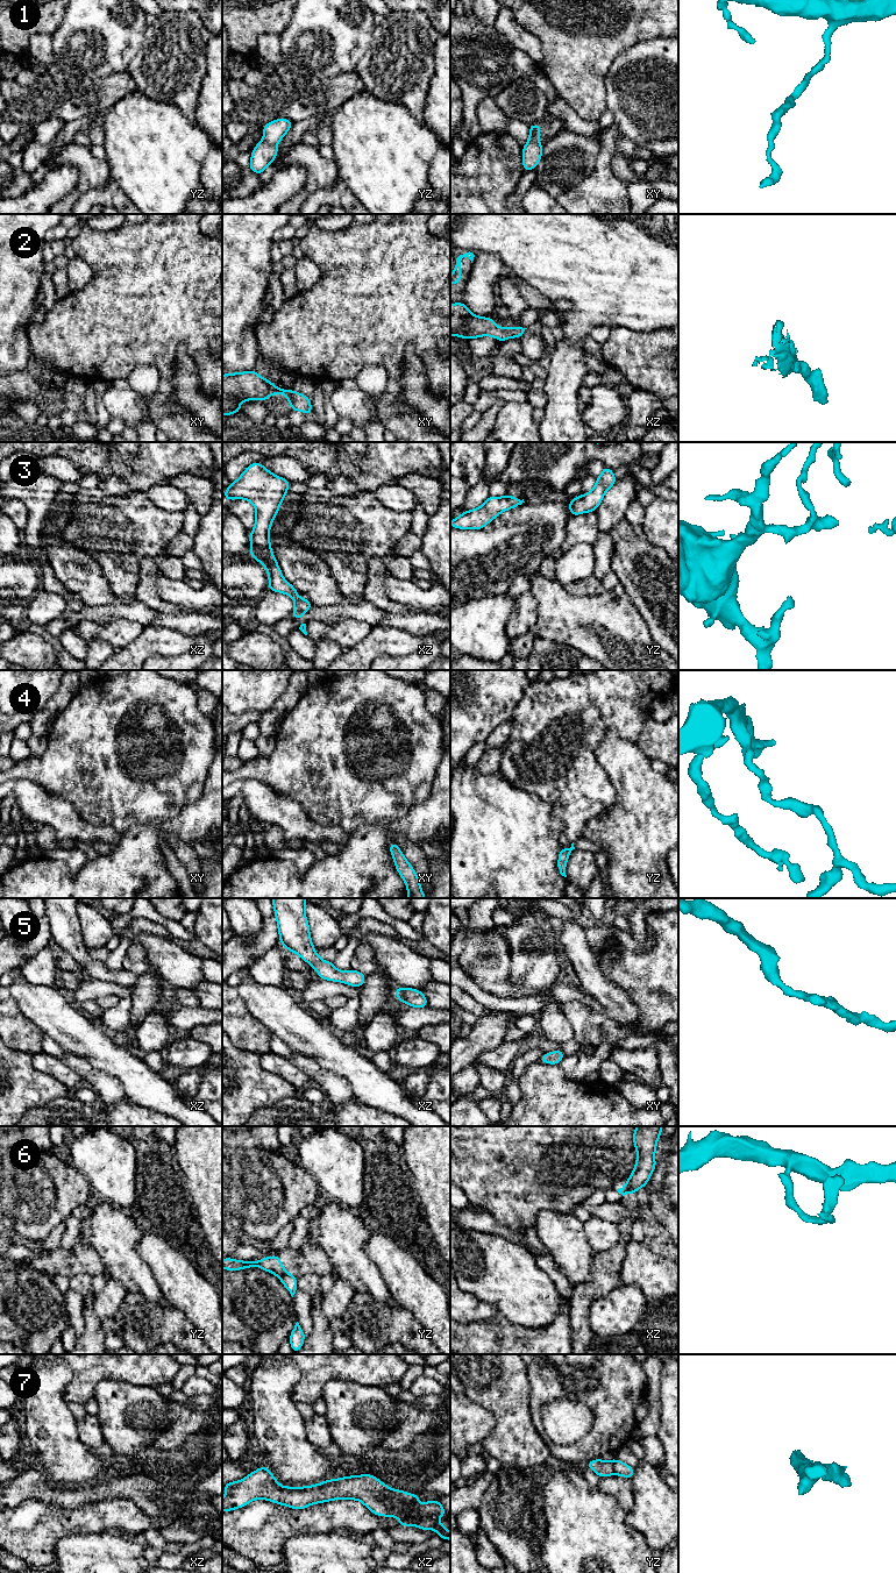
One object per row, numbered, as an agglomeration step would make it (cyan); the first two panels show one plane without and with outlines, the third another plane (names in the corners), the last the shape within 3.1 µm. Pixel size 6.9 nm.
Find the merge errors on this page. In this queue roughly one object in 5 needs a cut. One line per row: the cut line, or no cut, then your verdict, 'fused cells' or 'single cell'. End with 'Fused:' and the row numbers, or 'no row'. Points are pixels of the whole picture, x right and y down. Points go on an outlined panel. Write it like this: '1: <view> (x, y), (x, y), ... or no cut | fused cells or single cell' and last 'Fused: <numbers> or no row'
1: no cut | single cell
2: no cut | single cell
3: no cut | single cell
4: no cut | single cell
5: no cut | single cell
6: xz (626, 1183), (631, 1191) | fused cells
7: no cut | single cell
Fused: 6

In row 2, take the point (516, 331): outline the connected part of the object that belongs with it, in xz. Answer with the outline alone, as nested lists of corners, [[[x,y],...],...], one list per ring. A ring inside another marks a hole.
[[[463,301],[450,304],[450,335],[468,340],[479,336],[495,336],[502,342],[511,337],[521,339],[526,329],[519,326],[497,327],[495,319],[472,314]]]

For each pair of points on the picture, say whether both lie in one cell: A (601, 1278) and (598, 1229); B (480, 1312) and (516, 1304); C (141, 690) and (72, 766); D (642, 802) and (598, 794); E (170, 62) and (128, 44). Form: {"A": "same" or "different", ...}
{"A": "different", "B": "different", "C": "same", "D": "different", "E": "different"}

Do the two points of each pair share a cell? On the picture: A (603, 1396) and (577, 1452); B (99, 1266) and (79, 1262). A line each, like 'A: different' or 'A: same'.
A: same
B: same

